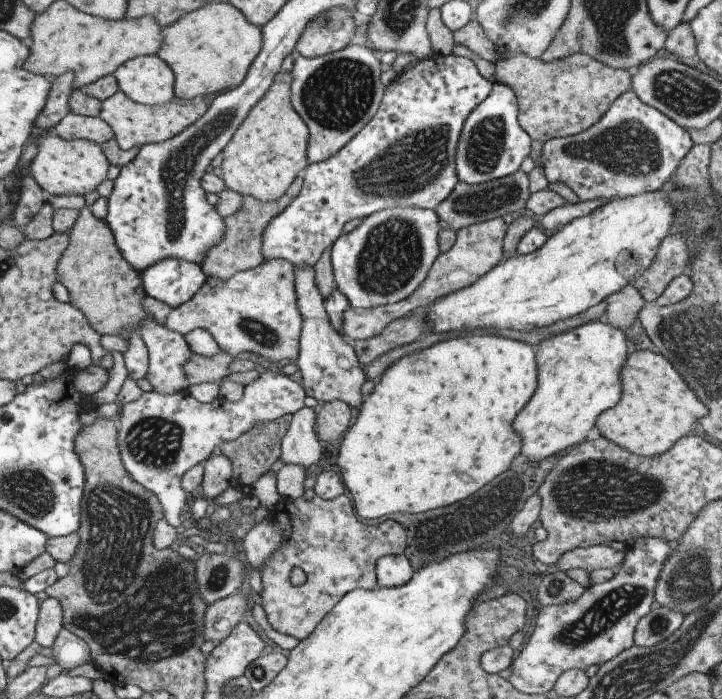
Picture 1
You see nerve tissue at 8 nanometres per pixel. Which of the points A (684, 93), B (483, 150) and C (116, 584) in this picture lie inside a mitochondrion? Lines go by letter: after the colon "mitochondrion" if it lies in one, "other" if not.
A: mitochondrion
B: mitochondrion
C: mitochondrion

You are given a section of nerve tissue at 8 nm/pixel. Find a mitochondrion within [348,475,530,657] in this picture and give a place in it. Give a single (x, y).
(428, 535)

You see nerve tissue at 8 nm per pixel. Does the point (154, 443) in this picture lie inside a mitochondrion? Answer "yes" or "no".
yes

